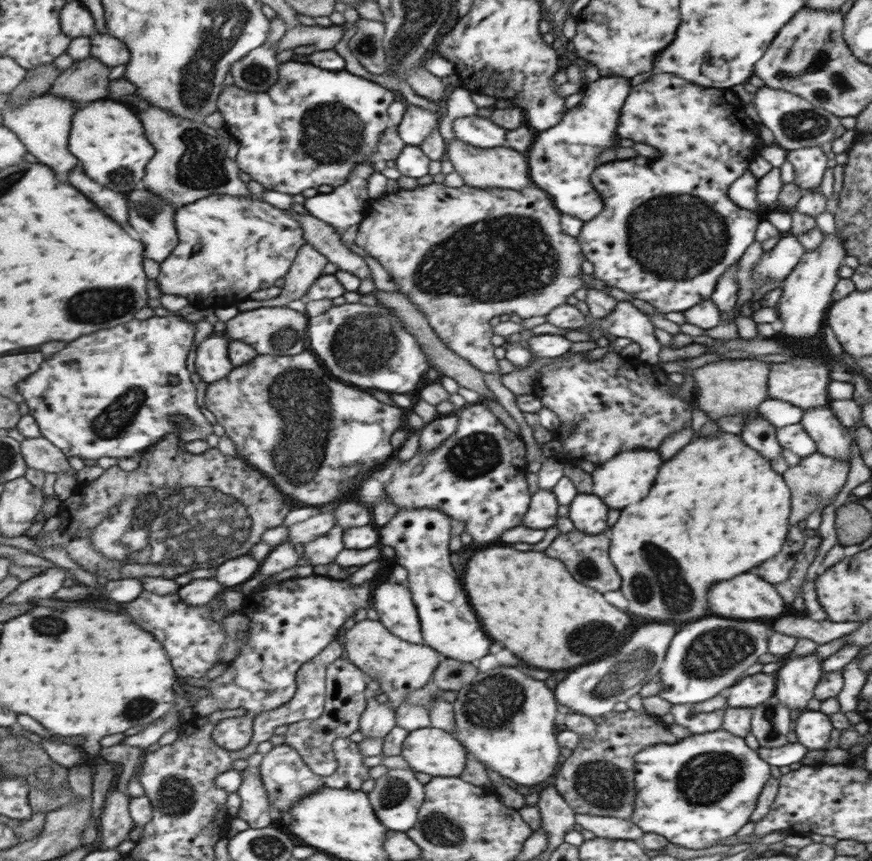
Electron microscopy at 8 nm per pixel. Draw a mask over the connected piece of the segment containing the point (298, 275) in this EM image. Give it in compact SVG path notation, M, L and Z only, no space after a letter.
M307 243L298 252L298 258L286 274L279 298L269 301L254 301L250 298L237 305L239 312L255 310L263 307L285 307L287 302L302 300L310 286L323 275L324 266L330 264L325 254L321 254L312 244Z

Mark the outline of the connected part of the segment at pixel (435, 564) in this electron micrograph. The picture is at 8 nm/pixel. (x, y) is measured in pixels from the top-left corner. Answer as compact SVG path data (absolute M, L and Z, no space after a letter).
M401 508L381 527L381 544L393 546L396 562L408 571L408 586L419 608L423 624L423 642L439 652L442 658L459 662L471 662L485 656L489 638L481 632L481 626L467 604L467 596L457 580L455 570L449 564L449 518L434 508Z

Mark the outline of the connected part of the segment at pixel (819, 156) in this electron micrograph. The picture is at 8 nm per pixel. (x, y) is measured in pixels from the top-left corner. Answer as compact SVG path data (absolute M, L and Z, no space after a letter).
M818 146L796 148L786 151L785 158L792 164L794 179L792 180L804 191L816 191L821 176L825 172L826 157Z

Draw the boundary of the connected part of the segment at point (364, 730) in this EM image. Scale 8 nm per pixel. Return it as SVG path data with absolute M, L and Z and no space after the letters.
M369 694L367 710L360 720L360 732L366 739L385 739L397 726L396 709L391 709L385 701L378 700L378 694Z

